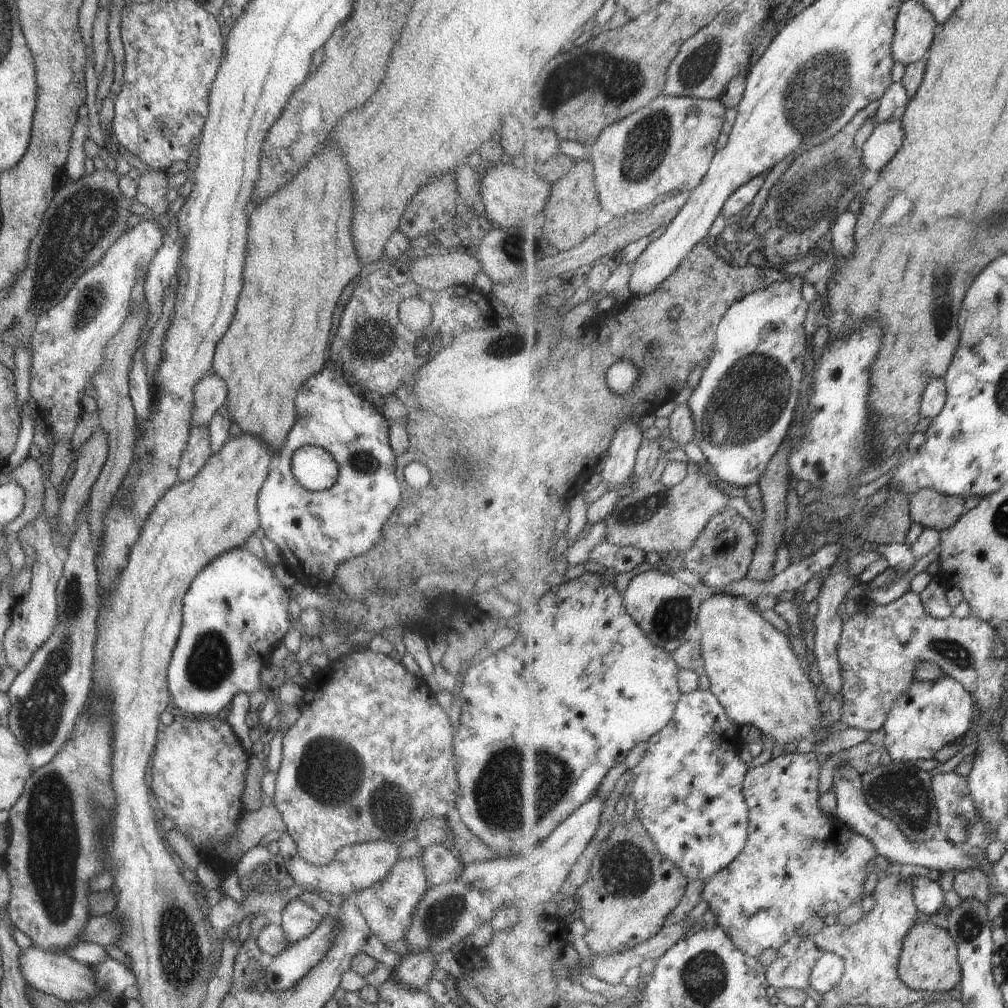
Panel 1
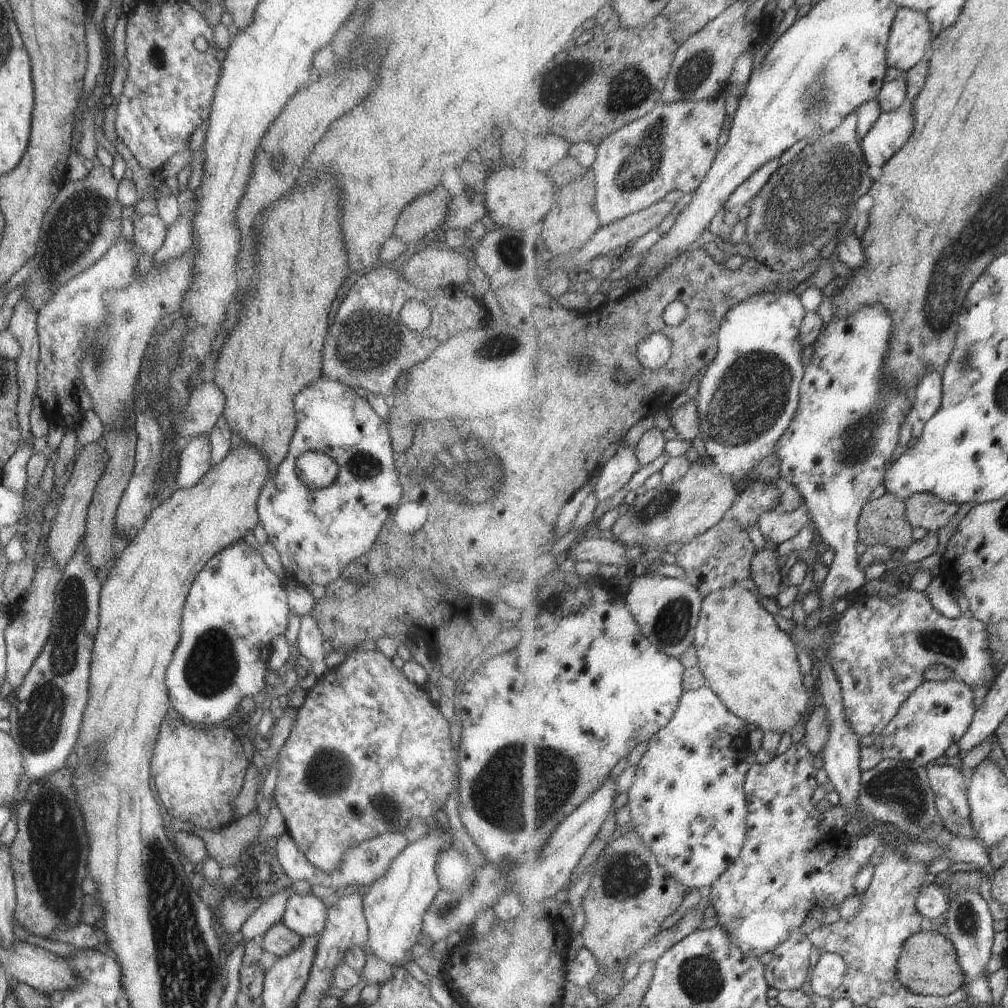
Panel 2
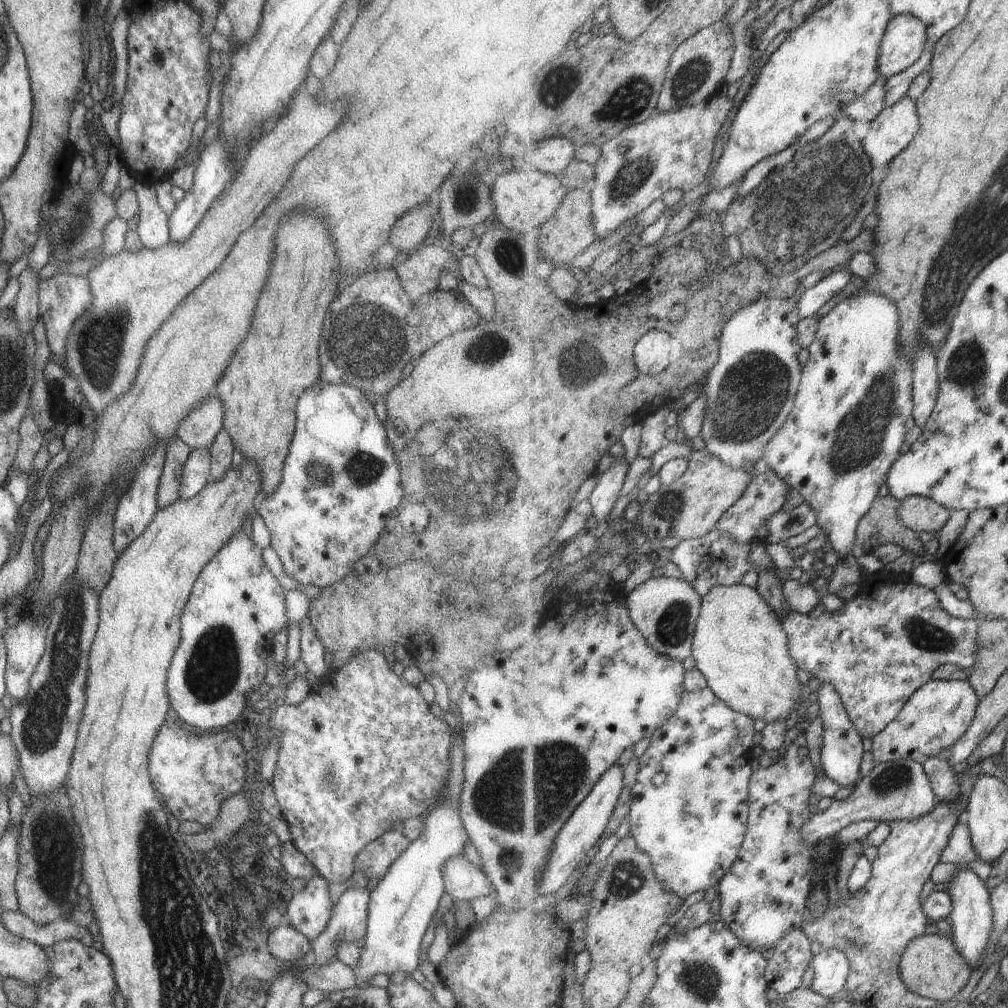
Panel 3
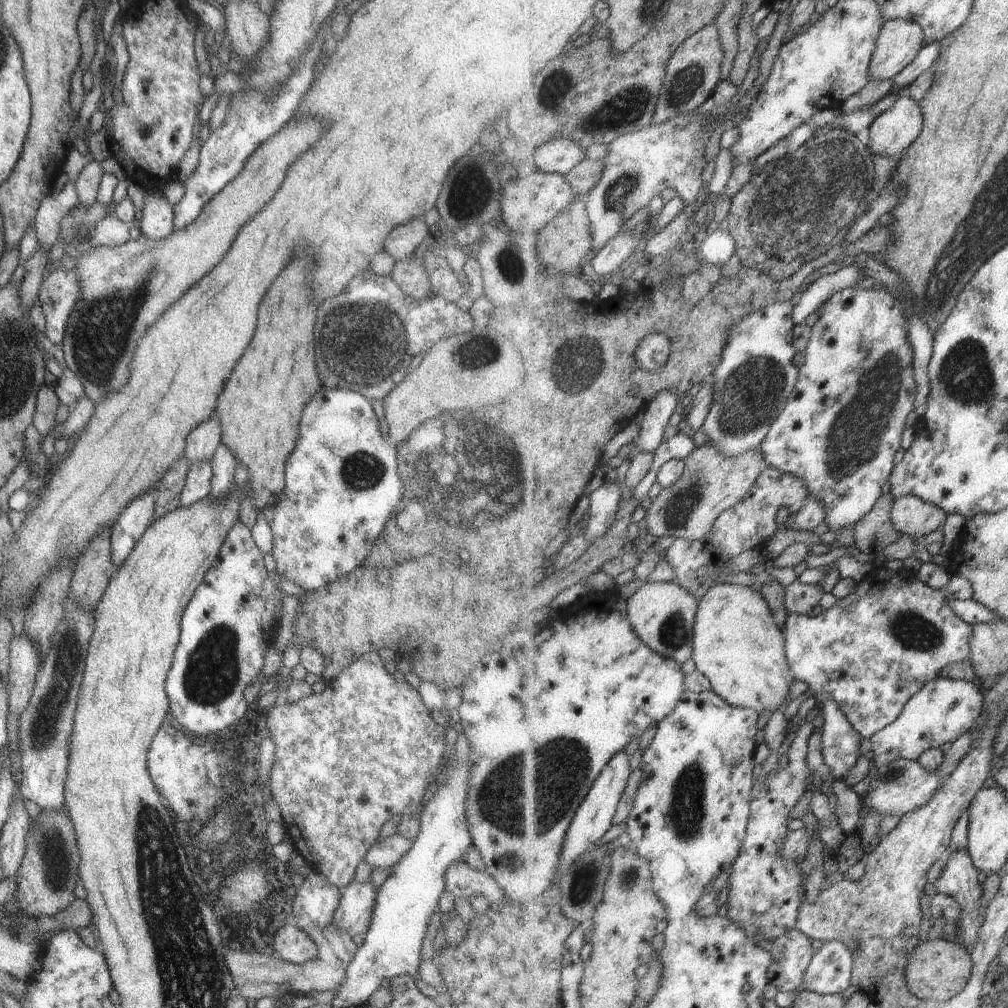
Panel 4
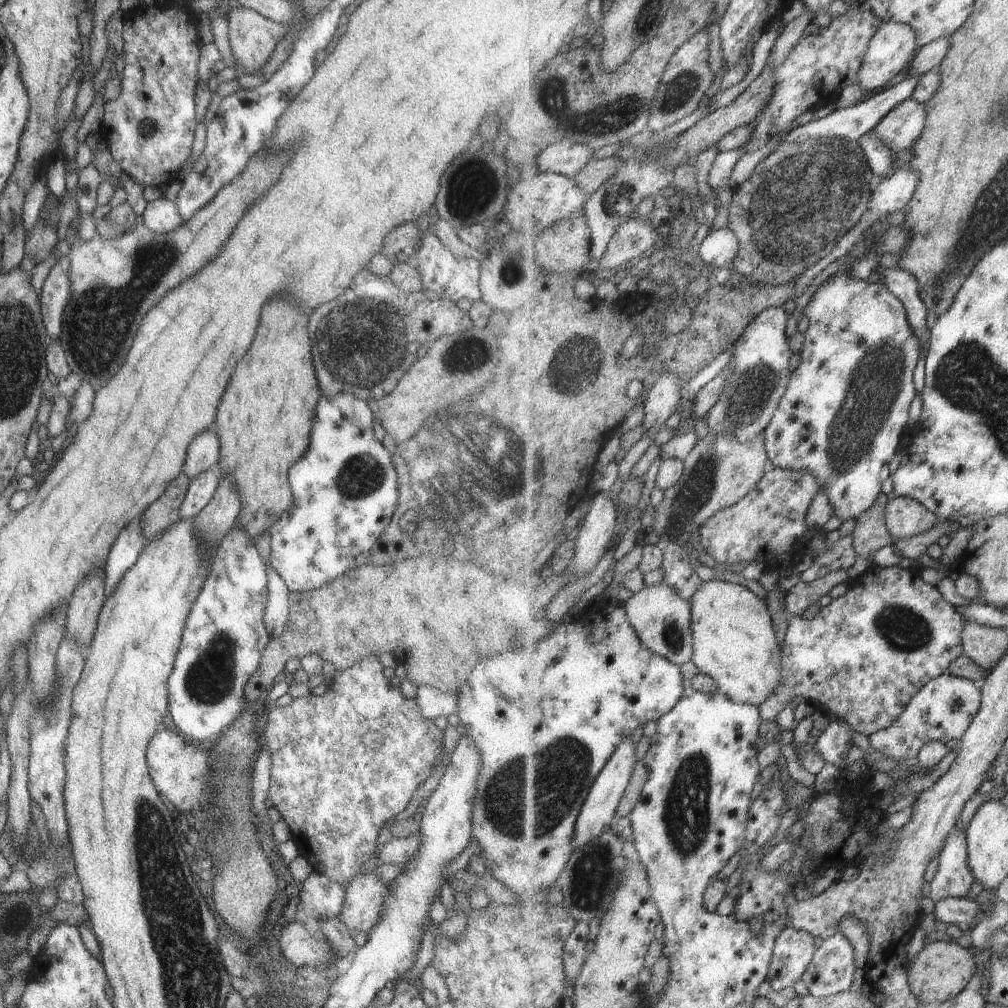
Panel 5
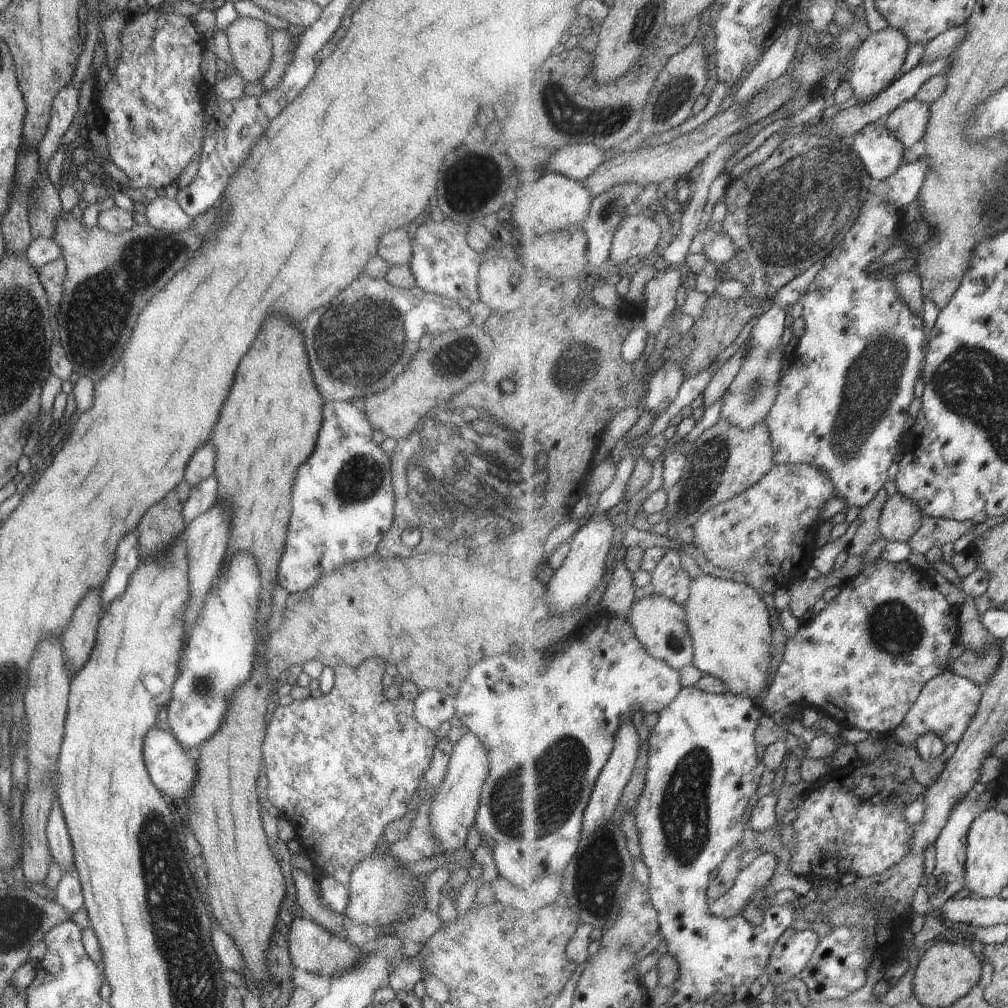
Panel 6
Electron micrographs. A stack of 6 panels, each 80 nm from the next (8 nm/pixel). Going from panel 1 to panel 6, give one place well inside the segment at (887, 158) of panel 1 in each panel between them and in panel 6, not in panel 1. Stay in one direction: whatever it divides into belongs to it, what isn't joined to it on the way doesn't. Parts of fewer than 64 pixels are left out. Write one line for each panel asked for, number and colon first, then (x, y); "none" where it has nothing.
2: (888, 137)
3: (894, 129)
4: (893, 132)
5: (901, 128)
6: (908, 122)

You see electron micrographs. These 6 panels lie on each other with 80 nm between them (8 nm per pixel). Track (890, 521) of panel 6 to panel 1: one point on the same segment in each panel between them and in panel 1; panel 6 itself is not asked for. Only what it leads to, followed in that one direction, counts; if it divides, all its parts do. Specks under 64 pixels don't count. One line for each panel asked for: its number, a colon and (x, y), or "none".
1: (930, 508)
2: (924, 510)
3: (920, 513)
4: (913, 516)
5: (906, 517)

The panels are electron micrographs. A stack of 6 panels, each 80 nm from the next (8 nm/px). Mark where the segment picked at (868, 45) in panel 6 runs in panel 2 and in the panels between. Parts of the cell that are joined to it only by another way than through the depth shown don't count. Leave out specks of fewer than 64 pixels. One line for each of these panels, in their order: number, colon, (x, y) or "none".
2: (911, 38)
3: (906, 41)
4: (900, 41)
5: (894, 47)

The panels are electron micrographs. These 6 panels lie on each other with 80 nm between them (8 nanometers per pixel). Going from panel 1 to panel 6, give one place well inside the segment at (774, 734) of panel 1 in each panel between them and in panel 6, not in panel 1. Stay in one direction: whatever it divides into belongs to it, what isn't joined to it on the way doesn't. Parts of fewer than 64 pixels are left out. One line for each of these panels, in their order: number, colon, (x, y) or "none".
2: (752, 666)
3: (740, 646)
4: (737, 645)
5: (735, 642)
6: (730, 625)

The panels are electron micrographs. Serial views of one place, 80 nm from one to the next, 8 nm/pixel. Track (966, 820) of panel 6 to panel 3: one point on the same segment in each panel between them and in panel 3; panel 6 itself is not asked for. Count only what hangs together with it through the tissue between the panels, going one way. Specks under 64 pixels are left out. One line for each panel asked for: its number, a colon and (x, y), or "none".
3: (972, 919)
4: (960, 879)
5: (955, 877)

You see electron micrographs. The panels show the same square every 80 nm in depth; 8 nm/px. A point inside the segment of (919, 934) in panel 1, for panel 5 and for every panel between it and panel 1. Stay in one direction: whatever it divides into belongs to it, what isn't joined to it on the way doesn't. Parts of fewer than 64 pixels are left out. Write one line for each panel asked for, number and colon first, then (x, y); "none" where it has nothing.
2: (929, 965)
3: (932, 966)
4: (938, 970)
5: (941, 971)

